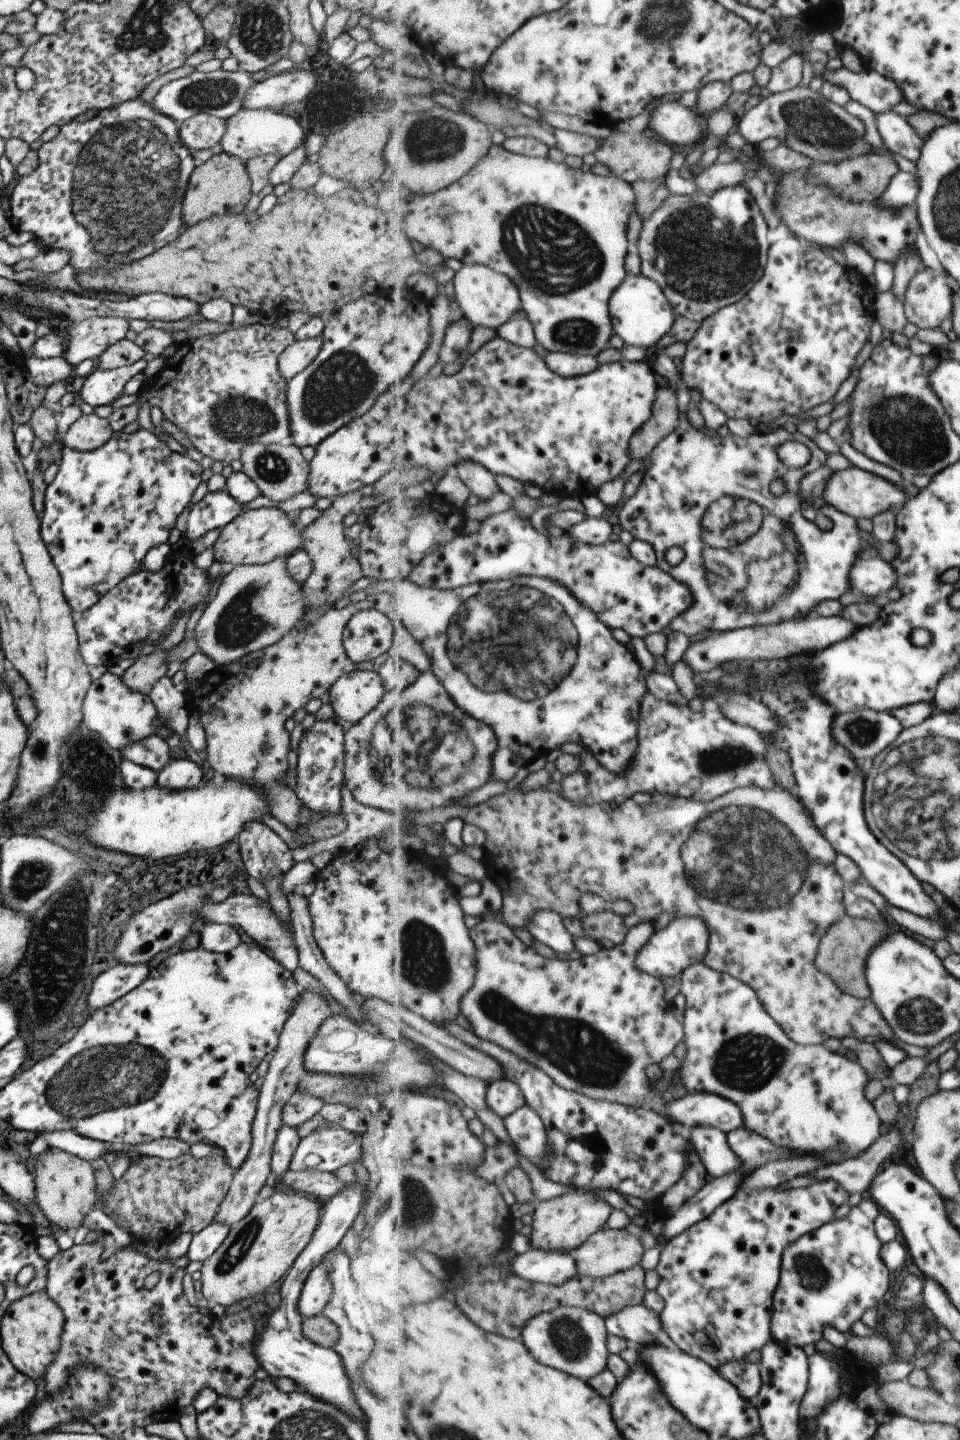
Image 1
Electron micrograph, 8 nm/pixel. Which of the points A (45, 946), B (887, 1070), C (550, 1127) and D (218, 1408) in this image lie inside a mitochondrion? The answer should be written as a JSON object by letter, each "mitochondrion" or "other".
{"A":"mitochondrion","B":"other","C":"other","D":"other"}

